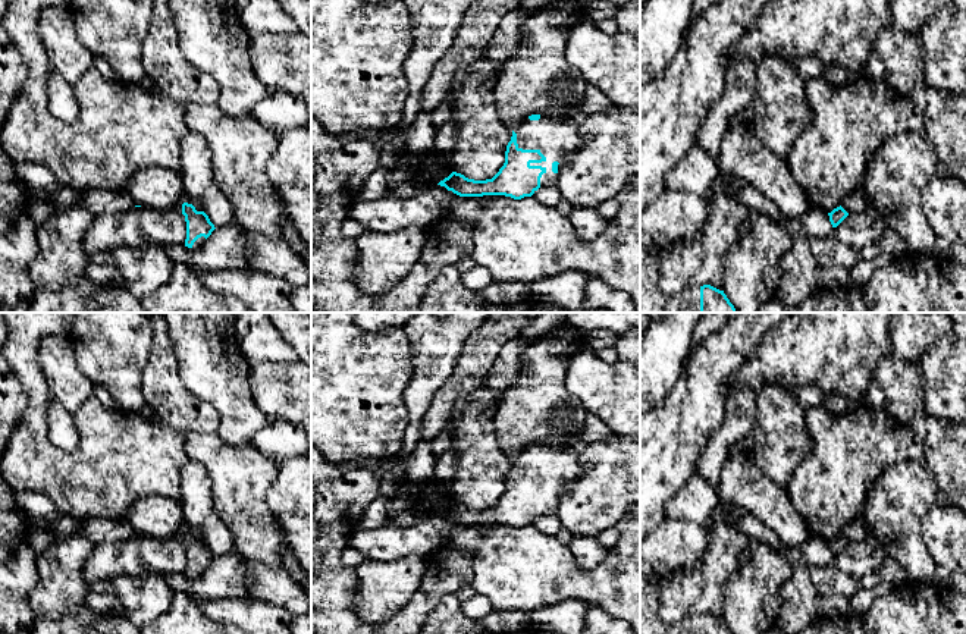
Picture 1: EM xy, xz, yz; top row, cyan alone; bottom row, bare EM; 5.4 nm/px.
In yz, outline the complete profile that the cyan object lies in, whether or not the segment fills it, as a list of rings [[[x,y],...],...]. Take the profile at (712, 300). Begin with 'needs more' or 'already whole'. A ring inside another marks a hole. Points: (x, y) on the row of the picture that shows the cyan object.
needs more | [[[703,285],[667,296],[665,313],[736,313],[736,308],[724,291]]]

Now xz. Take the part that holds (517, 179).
needs more | [[[531,114],[512,131],[505,163],[486,181],[452,172],[437,185],[460,197],[531,197],[539,188],[556,186],[559,161],[580,147],[578,119]]]

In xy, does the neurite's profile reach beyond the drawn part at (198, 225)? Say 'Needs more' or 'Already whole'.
Needs more

